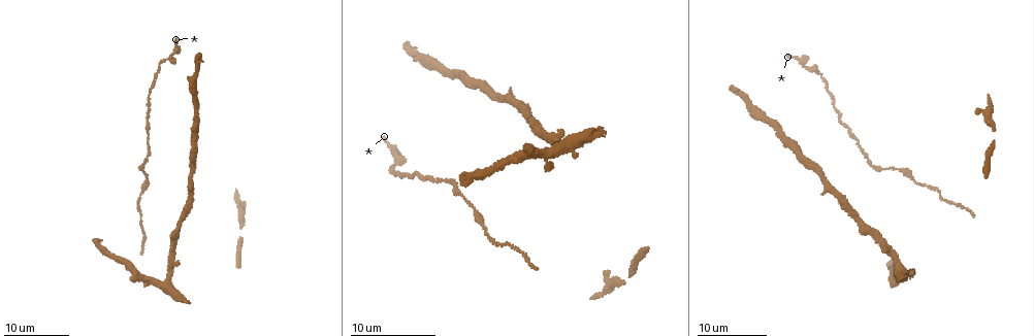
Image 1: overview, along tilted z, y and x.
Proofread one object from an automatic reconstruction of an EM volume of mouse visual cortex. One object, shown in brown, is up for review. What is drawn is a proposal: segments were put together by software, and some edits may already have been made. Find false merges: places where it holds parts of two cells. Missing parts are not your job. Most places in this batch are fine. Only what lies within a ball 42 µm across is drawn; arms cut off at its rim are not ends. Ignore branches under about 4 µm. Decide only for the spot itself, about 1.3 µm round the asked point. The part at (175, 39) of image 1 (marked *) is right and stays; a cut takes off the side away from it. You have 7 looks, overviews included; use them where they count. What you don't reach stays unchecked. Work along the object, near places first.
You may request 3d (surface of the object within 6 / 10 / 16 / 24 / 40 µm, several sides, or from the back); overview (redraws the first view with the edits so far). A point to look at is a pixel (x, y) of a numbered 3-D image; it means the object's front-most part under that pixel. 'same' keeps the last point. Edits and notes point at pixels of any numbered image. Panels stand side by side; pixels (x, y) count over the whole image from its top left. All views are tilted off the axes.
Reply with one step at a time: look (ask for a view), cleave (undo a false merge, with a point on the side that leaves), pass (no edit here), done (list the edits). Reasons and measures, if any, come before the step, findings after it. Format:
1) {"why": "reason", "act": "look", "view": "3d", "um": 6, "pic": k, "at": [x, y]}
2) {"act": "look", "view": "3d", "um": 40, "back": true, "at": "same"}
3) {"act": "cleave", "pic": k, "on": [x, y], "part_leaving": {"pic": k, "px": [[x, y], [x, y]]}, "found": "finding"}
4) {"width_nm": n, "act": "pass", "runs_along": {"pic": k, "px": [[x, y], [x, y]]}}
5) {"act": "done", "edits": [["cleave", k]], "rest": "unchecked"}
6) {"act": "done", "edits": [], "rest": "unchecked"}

{"why": "a narrow waist", "act": "look", "view": "3d", "um": 16, "pic": 1, "at": [404, 172]}

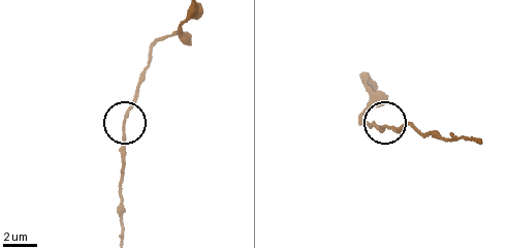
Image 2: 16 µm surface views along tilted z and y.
{"act": "look", "view": "3d", "um": 10, "pic": 2, "at": [385, 126]}

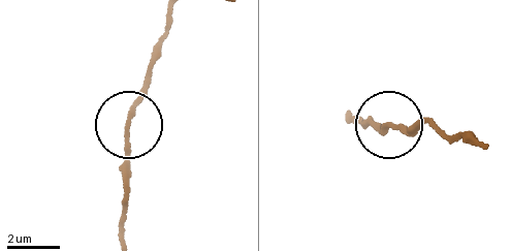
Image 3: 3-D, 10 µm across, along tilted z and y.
{"act": "pass", "runs_along": {"pic": 3, "px": [[168, 13], [150, 89], [129, 117], [121, 199]]}, "found": "continuous, no second cell"}

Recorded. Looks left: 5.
{"why": "calibre changes", "act": "look", "view": "3d", "um": 24, "pic": 1, "at": [457, 194]}

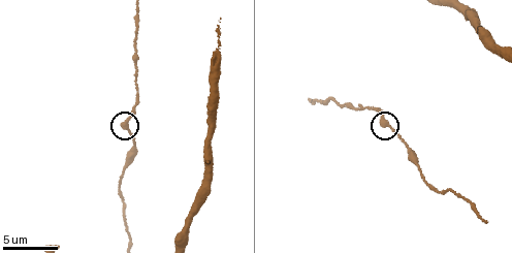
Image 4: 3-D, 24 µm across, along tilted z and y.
{"act": "look", "view": "3d", "um": 10, "pic": 4, "at": [126, 126]}

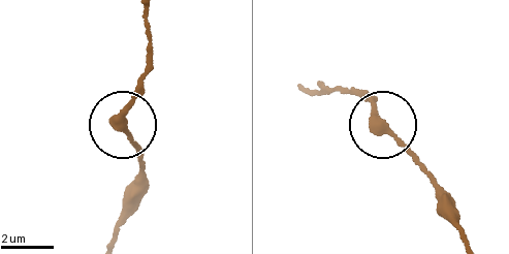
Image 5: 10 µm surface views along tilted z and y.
{"act": "pass", "runs_along": {"pic": 5, "px": [[147, 18], [151, 55], [122, 121], [147, 175]]}, "found": "continuous, no second cell"}

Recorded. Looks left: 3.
{"why": "sudden change in width", "act": "look", "view": "3d", "um": 6, "pic": 4, "at": [125, 165]}

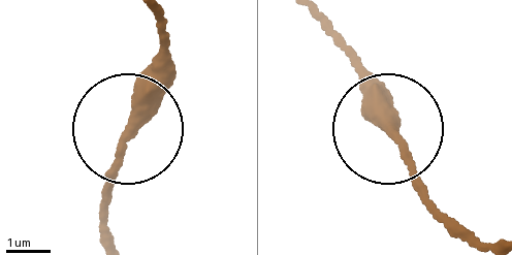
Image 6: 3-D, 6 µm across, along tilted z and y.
{"act": "pass", "found": "continuous, no second cell"}

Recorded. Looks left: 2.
{"act": "done", "edits": [], "rest": "unchecked"}

